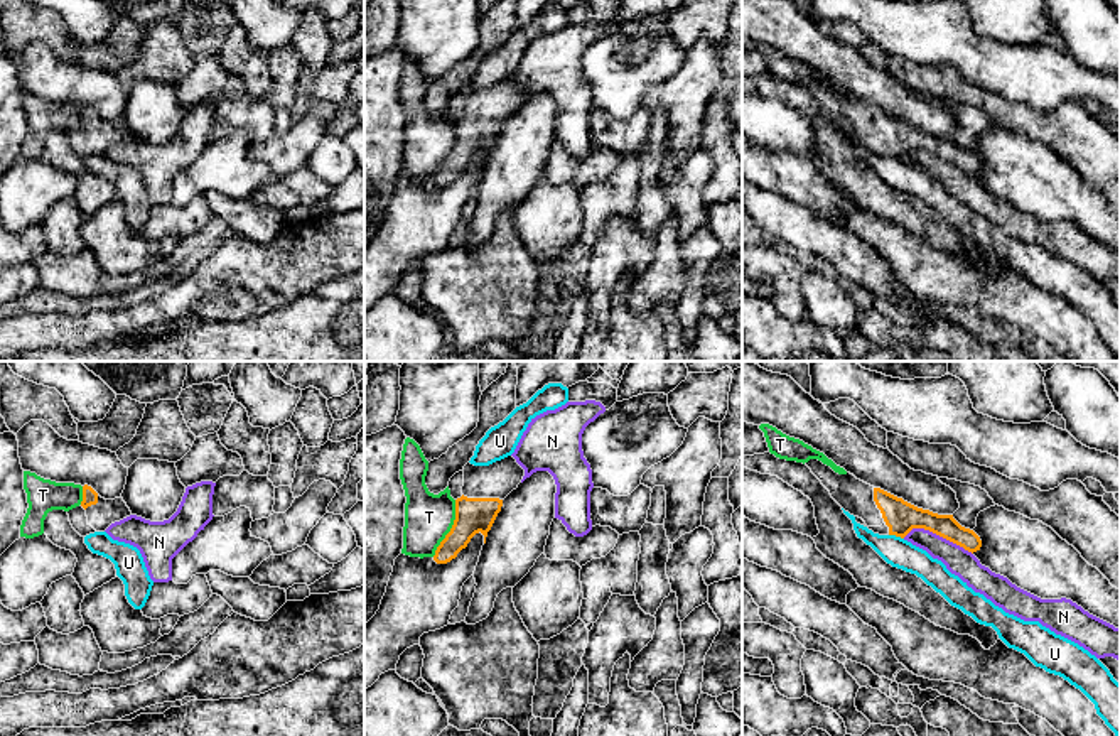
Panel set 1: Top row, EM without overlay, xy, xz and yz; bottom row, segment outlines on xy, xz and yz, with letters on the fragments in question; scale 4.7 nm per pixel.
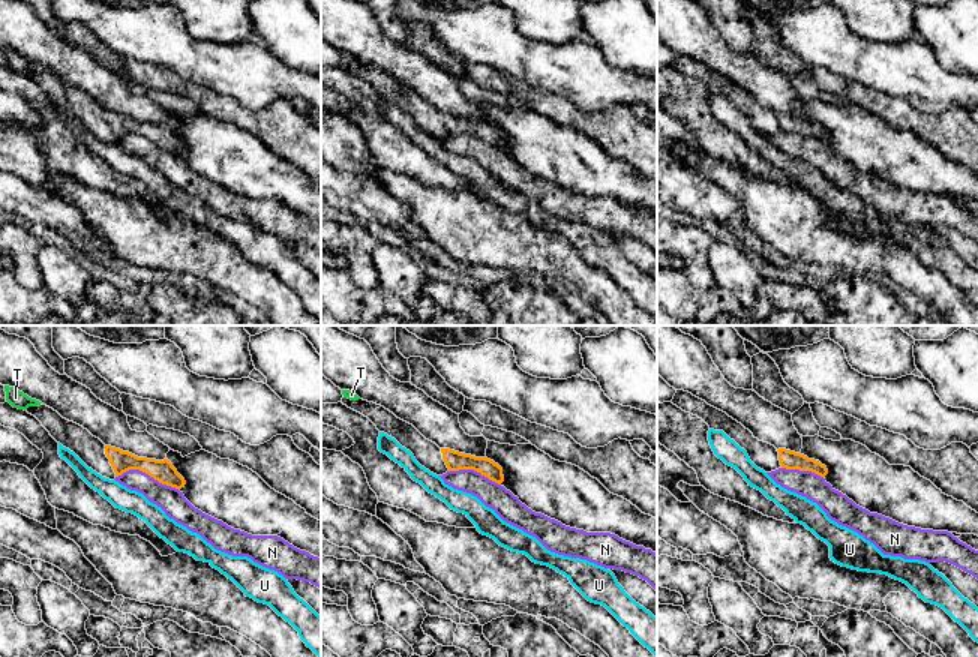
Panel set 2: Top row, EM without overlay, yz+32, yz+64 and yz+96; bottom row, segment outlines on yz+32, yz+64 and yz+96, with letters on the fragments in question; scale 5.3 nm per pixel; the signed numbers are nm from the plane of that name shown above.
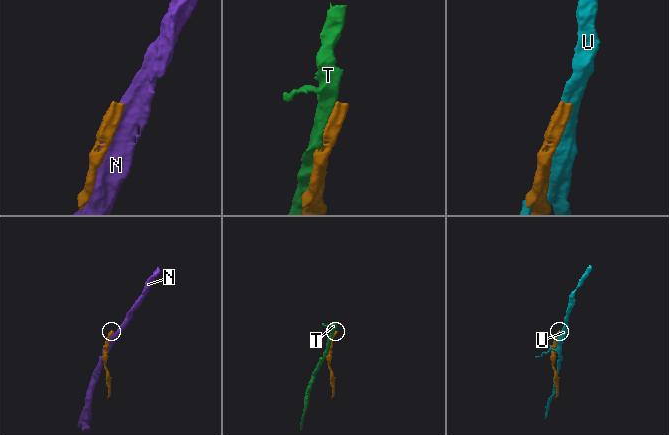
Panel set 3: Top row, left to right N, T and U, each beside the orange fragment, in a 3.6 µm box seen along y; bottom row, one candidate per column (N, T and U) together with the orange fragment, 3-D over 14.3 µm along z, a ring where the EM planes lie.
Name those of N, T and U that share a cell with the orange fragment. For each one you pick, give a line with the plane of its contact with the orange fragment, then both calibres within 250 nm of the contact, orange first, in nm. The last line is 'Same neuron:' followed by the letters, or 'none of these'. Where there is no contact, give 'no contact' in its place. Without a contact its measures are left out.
Same neuron: none of these

